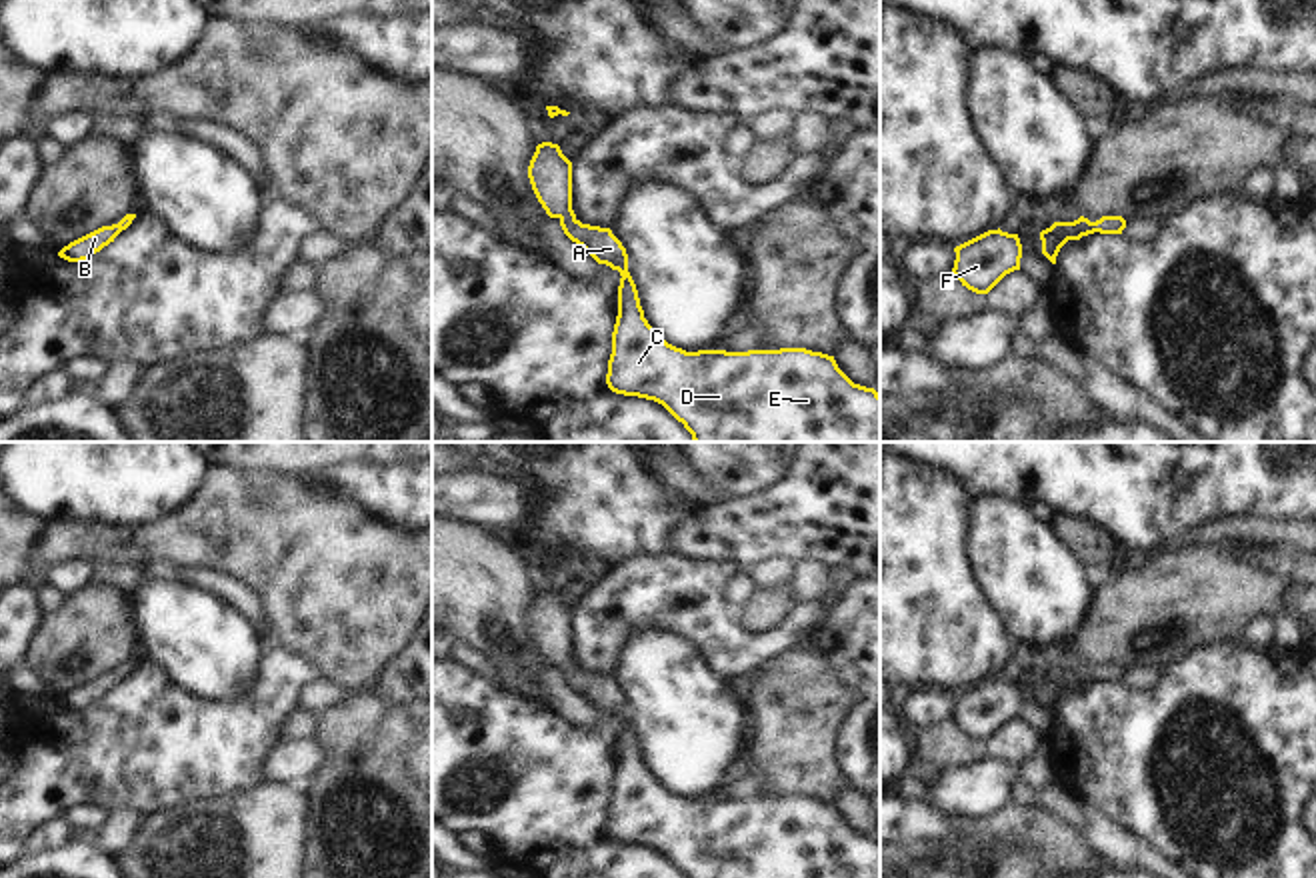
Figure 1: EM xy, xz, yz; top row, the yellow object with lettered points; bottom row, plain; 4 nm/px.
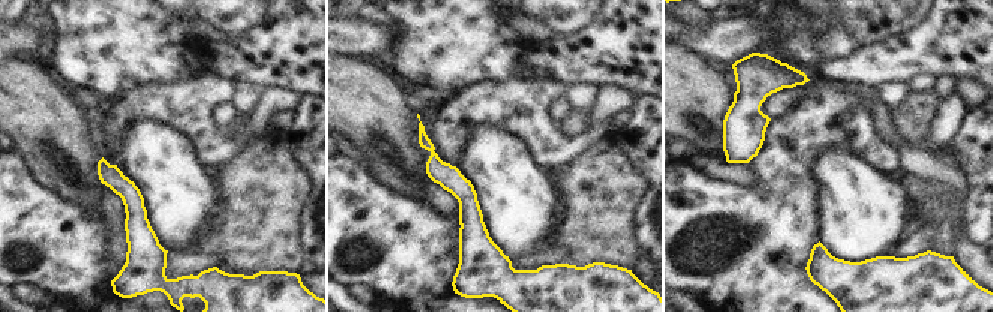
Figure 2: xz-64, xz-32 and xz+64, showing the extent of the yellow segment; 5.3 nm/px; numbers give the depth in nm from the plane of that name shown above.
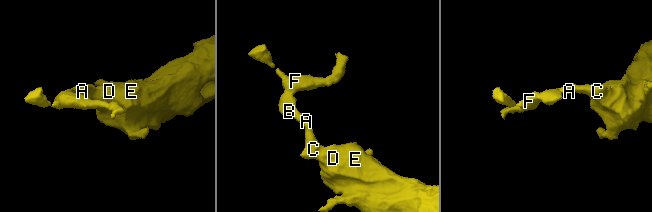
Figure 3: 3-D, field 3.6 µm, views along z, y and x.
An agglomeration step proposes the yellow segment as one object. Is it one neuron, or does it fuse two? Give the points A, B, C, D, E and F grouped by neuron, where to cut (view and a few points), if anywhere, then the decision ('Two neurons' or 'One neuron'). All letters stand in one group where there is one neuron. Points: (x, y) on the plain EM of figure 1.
Groups: A B C D E F. No split. One neuron

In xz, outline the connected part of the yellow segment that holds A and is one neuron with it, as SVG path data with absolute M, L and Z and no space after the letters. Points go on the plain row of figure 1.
M542 590L528 614L532 638L564 682L598 712L620 720L618 764L606 832L612 840L662 852L686 878L880 878L880 842L854 832L834 804L806 796L698 798L668 792L644 766L628 702L610 676L582 672L572 658L572 610L558 592Z

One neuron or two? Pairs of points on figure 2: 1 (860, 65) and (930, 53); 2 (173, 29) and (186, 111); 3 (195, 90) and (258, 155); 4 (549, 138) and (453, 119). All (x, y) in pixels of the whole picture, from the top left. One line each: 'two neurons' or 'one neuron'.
1: one neuron
2: two neurons
3: two neurons
4: one neuron

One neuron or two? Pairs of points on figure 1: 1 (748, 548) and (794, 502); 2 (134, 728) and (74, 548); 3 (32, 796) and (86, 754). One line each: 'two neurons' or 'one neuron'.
1: one neuron
2: two neurons
3: one neuron

